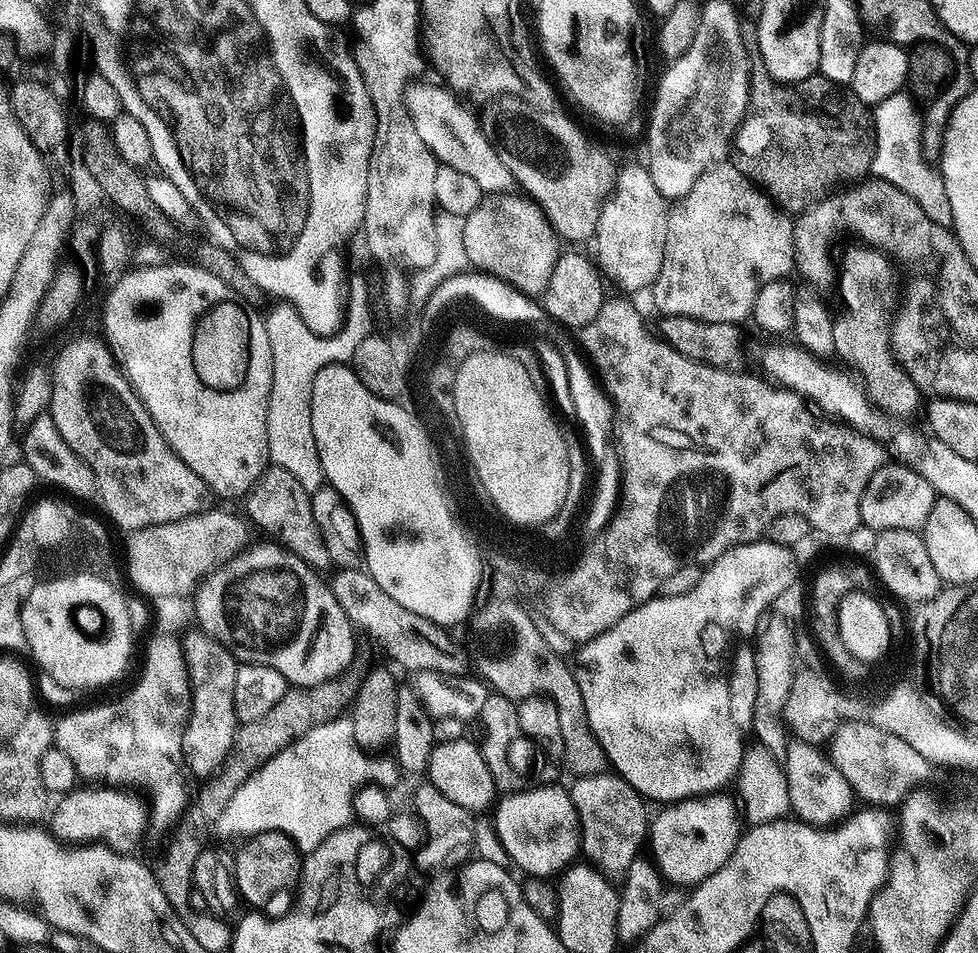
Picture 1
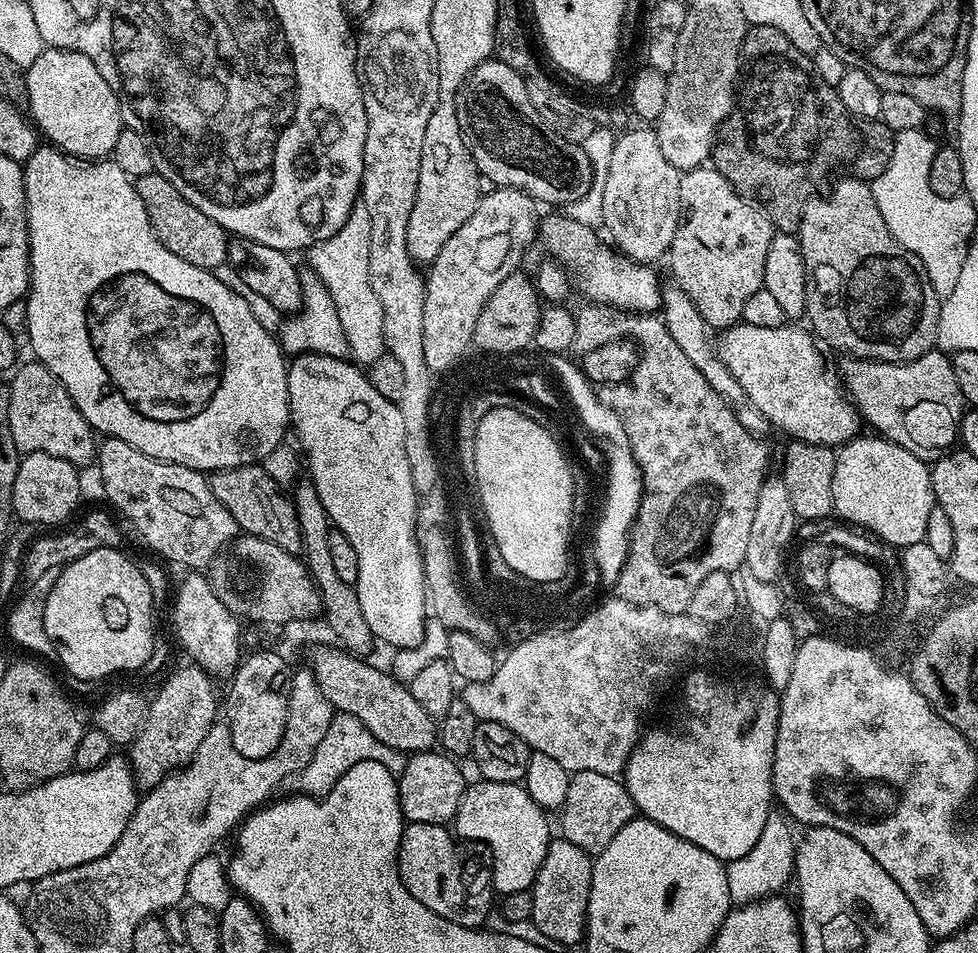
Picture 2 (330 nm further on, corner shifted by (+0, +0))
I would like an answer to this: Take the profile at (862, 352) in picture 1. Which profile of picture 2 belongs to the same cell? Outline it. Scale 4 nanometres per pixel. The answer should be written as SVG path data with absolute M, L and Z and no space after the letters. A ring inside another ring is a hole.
M842 178L839 180L842 181L833 188L829 196L817 195L804 205L800 220L798 239L802 250L802 258L806 262L806 320L812 323L810 325L811 331L821 345L829 344L834 351L844 352L840 354L854 360L877 360L878 362L905 364L914 358L922 358L922 354L931 352L936 348L936 331L938 330L938 314L942 303L941 297L936 296L934 286L930 286L926 266L922 266L919 258L913 252L901 246L890 234L890 230L874 202L871 187L865 181L855 178Z

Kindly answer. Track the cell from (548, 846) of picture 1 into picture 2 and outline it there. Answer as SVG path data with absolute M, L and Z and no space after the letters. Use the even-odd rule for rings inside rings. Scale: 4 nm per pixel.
M481 779L479 783L473 788L472 785L465 787L454 817L455 835L461 841L481 840L488 844L492 851L490 884L497 893L529 891L536 881L550 843L545 809L530 798L527 788L519 783L503 784L486 779Z

